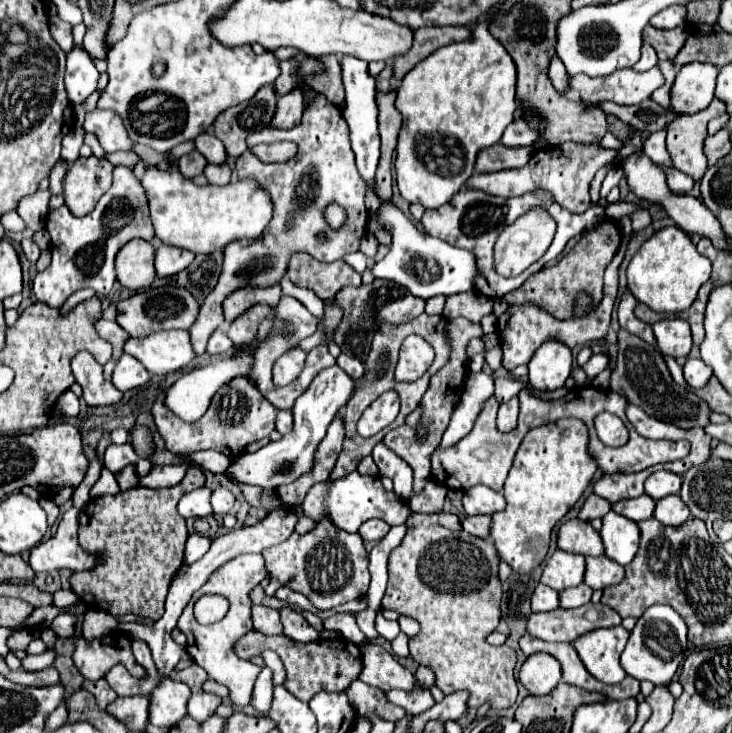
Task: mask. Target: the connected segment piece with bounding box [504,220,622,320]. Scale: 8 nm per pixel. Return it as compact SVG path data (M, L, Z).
M604 220L594 232L586 232L582 240L574 246L574 250L560 260L558 266L542 268L540 272L532 274L520 288L508 292L508 296L504 298L508 300L508 304L536 302L558 320L568 320L576 316L574 308L576 308L578 294L588 294L592 298L592 310L598 308L602 300L602 274L604 274L604 268L612 262L612 256L620 246L620 238L622 236L620 236L618 224L614 220Z

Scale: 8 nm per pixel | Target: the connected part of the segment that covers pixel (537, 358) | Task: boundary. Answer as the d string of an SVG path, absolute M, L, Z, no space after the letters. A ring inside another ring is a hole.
M550 340L548 344L542 344L536 350L528 368L530 368L530 384L536 390L552 392L562 388L564 382L568 380L572 370L572 354L568 346Z

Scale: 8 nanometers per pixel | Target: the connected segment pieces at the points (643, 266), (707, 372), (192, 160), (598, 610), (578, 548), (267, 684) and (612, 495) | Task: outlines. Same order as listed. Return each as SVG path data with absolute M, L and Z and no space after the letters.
M668 226L658 230L648 238L640 250L634 254L628 266L628 290L638 302L650 306L654 312L682 312L686 310L700 290L700 286L710 278L710 260L702 256L688 234L678 226Z
M688 358L684 364L684 378L692 388L702 388L708 384L712 376L712 368L708 364L704 364L700 358Z
M198 150L186 154L186 156L182 156L182 158L178 160L178 168L180 168L180 172L182 172L186 178L194 178L194 176L202 174L204 168L206 168L206 164L208 164L206 158L204 158Z
M588 602L580 608L556 608L544 614L532 614L528 618L528 634L548 640L548 642L566 642L572 644L580 636L598 630L618 626L622 618L612 608L606 608L602 602Z
M572 518L560 526L558 548L564 552L580 554L580 556L604 554L604 544L600 534L590 526L590 522L582 522L578 518Z
M264 668L256 680L254 694L252 694L252 706L260 714L268 714L272 706L272 694L274 694L274 684L272 684L272 670Z
M648 468L644 472L636 472L636 474L622 474L618 472L616 476L602 476L594 486L594 494L608 500L610 504L618 502L618 500L626 500L626 498L636 498L644 494L644 480L656 472L654 468Z

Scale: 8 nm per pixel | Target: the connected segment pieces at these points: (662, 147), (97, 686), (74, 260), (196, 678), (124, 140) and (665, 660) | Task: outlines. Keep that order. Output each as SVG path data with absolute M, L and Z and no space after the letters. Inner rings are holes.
M660 130L650 134L648 139L644 142L642 151L654 163L664 164L668 168L672 168L672 160L666 148L666 135L667 130Z
M84 680L82 688L86 688L88 692L92 692L96 696L96 702L100 704L100 708L106 708L108 706L108 700L114 700L116 698L116 692L108 686L106 680L96 680L96 682Z
M116 166L114 168L112 188L100 198L100 202L96 204L96 208L88 216L76 218L66 206L60 206L58 210L54 210L46 218L46 226L48 226L48 232L52 236L52 262L44 272L36 274L32 290L40 302L54 306L54 308L60 308L70 294L74 294L76 290L82 290L82 288L94 288L94 292L98 296L108 296L108 292L112 290L112 284L116 282L116 274L114 274L116 252L126 242L130 242L132 238L144 238L144 240L154 238L152 222L148 220L148 200L144 200L144 188L142 188L140 180L134 178L134 174L128 166Z
M192 664L190 668L182 670L182 672L172 672L172 676L176 676L176 680L188 684L192 690L200 690L202 684L208 680L208 674L204 668L200 668L198 664Z
M94 108L92 112L88 112L84 118L84 130L94 132L98 136L104 152L130 152L134 148L134 142L130 140L120 116L108 114L108 110Z
M652 606L638 618L634 630L630 632L628 644L622 652L620 664L626 674L634 676L636 680L650 680L656 686L668 686L674 678L680 662L684 660L686 652L686 624L676 610L668 606Z

